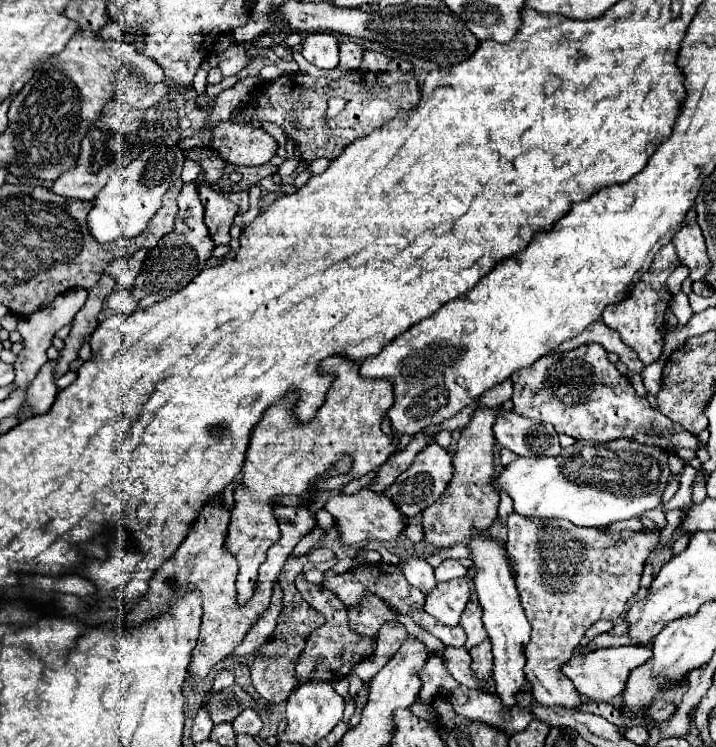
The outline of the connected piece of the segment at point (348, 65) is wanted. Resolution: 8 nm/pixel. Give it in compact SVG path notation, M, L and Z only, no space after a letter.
M348 38L340 40L340 68L344 70L358 70L362 62L364 48L356 42L350 42Z

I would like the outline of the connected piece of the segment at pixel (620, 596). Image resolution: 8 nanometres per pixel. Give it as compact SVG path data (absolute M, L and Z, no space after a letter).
M516 512L506 518L506 524L506 552L516 572L522 608L532 624L532 636L526 644L526 678L542 706L556 704L574 710L580 698L560 668L594 622L616 622L626 612L628 600L640 588L644 562L658 546L660 528L646 520L646 526L654 528L650 536L632 530L608 534L606 528L582 528L570 520L526 520Z

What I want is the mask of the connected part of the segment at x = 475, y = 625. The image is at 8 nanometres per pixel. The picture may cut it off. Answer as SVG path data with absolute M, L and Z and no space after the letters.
M474 596L466 604L466 610L460 618L460 626L464 628L464 632L468 636L466 650L470 650L474 644L480 644L486 638L486 630L482 628L482 606L476 602Z

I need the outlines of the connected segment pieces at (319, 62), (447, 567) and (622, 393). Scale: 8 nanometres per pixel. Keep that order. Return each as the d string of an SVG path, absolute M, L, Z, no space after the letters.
M310 34L302 44L302 56L320 70L338 66L338 38L330 34Z
M444 560L438 568L436 568L436 580L438 582L446 582L446 580L454 580L454 578L462 578L466 576L466 568L458 562L458 560Z
M584 344L570 352L548 354L530 368L512 374L514 380L514 412L526 418L550 422L556 432L564 432L576 440L610 442L630 438L666 450L698 448L696 436L682 426L674 428L672 420L660 410L650 408L648 400L638 398L630 380L608 360L608 352L600 344Z

